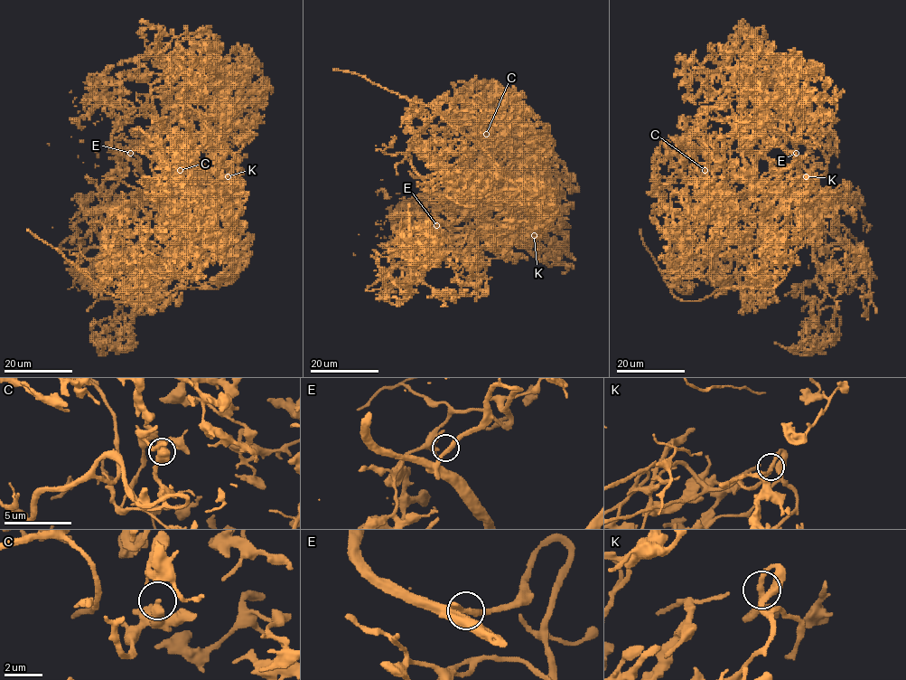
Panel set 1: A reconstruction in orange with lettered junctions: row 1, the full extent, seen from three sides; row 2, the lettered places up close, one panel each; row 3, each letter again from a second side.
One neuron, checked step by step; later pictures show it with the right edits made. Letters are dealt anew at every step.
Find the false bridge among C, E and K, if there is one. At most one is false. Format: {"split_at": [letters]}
{"split_at": ["K"]}

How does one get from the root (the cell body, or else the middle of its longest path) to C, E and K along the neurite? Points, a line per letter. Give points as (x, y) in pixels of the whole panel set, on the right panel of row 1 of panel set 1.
C: (766, 219), (768, 193), (754, 184), (703, 187), (691, 172), (687, 183), (705, 184), (714, 172), (705, 170)
E: (766, 219), (773, 212), (770, 193), (793, 199), (794, 193), (810, 188), (811, 174), (796, 153)
K: (766, 219), (776, 210), (774, 201), (785, 192), (808, 183), (807, 179), (804, 181), (807, 175)

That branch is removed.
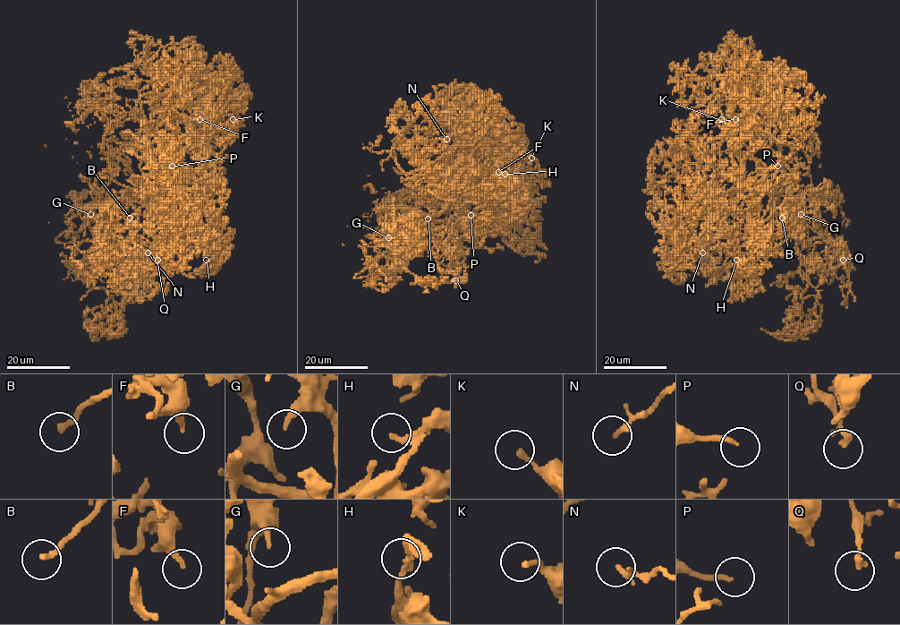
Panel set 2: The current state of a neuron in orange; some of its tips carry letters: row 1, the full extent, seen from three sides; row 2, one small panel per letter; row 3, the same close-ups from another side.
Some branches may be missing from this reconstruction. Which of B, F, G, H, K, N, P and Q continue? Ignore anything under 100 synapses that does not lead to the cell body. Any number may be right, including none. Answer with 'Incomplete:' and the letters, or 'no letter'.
Incomplete: B

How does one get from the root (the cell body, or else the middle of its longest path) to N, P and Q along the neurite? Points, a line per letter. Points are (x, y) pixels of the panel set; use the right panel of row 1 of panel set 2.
N: (764, 185), (762, 189), (752, 189), (735, 176), (737, 198), (730, 212), (707, 232), (696, 253), (702, 252)
P: (764, 185), (768, 191), (780, 195), (782, 168), (777, 166)
Q: (764, 185), (777, 196), (779, 192), (801, 191), (804, 197), (795, 209), (795, 219), (842, 245), (843, 260)

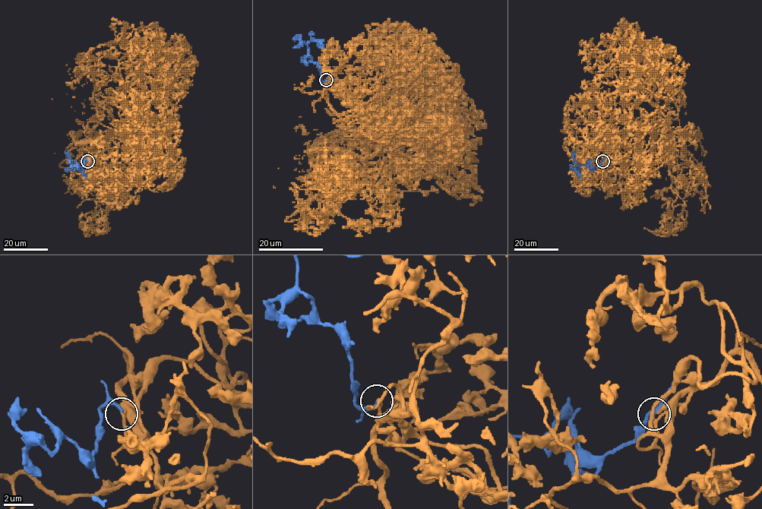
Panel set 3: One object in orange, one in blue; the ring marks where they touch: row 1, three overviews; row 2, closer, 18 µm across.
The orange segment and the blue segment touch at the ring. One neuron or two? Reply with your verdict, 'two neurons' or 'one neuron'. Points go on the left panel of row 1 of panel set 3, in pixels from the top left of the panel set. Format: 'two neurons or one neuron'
one neuron

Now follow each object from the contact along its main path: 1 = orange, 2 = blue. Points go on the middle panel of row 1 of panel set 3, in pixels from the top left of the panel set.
1: (325, 79), (329, 104), (359, 135), (398, 144), (423, 123), (418, 96), (462, 112), (440, 109), (475, 137)
2: (325, 79), (321, 80), (318, 65), (312, 61), (308, 49), (311, 39), (320, 47), (324, 45)

